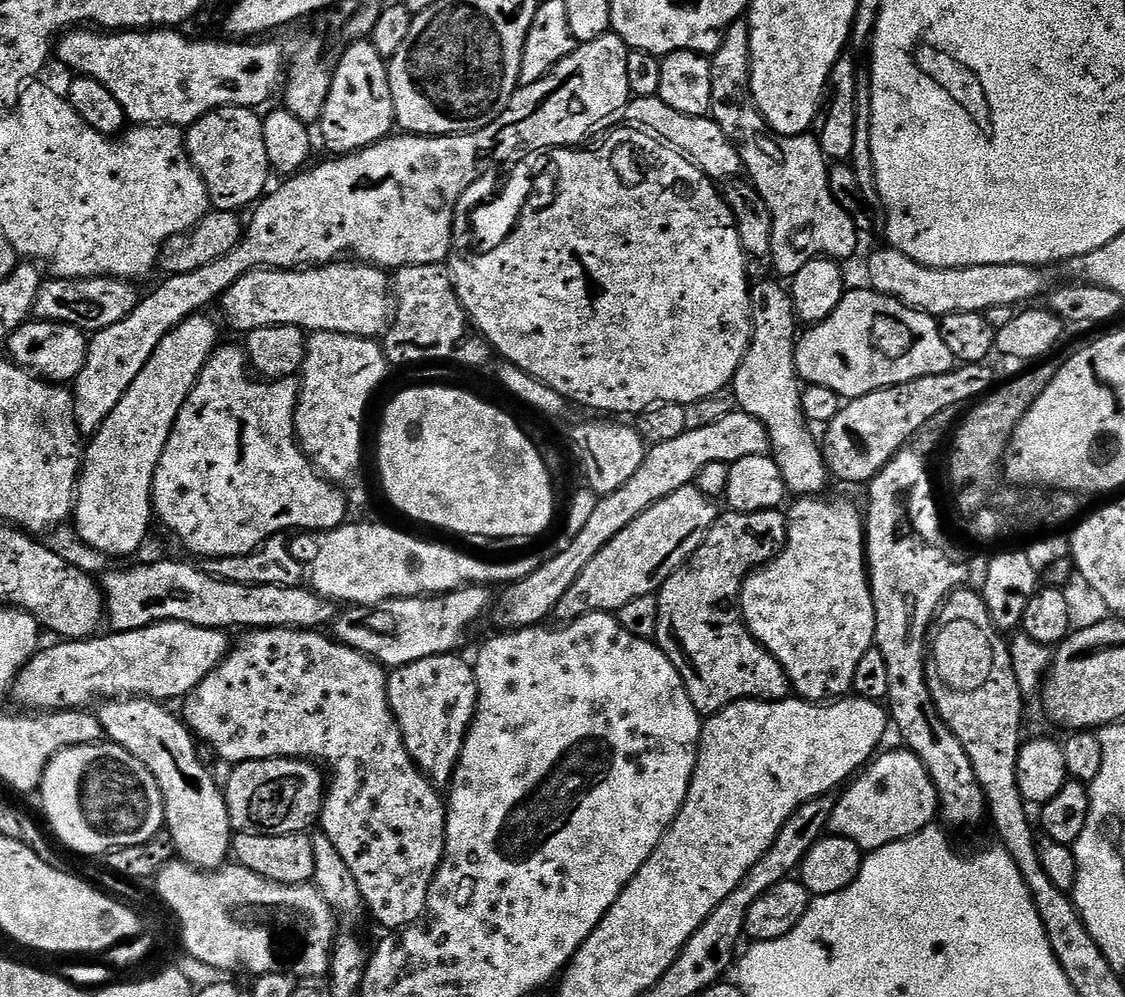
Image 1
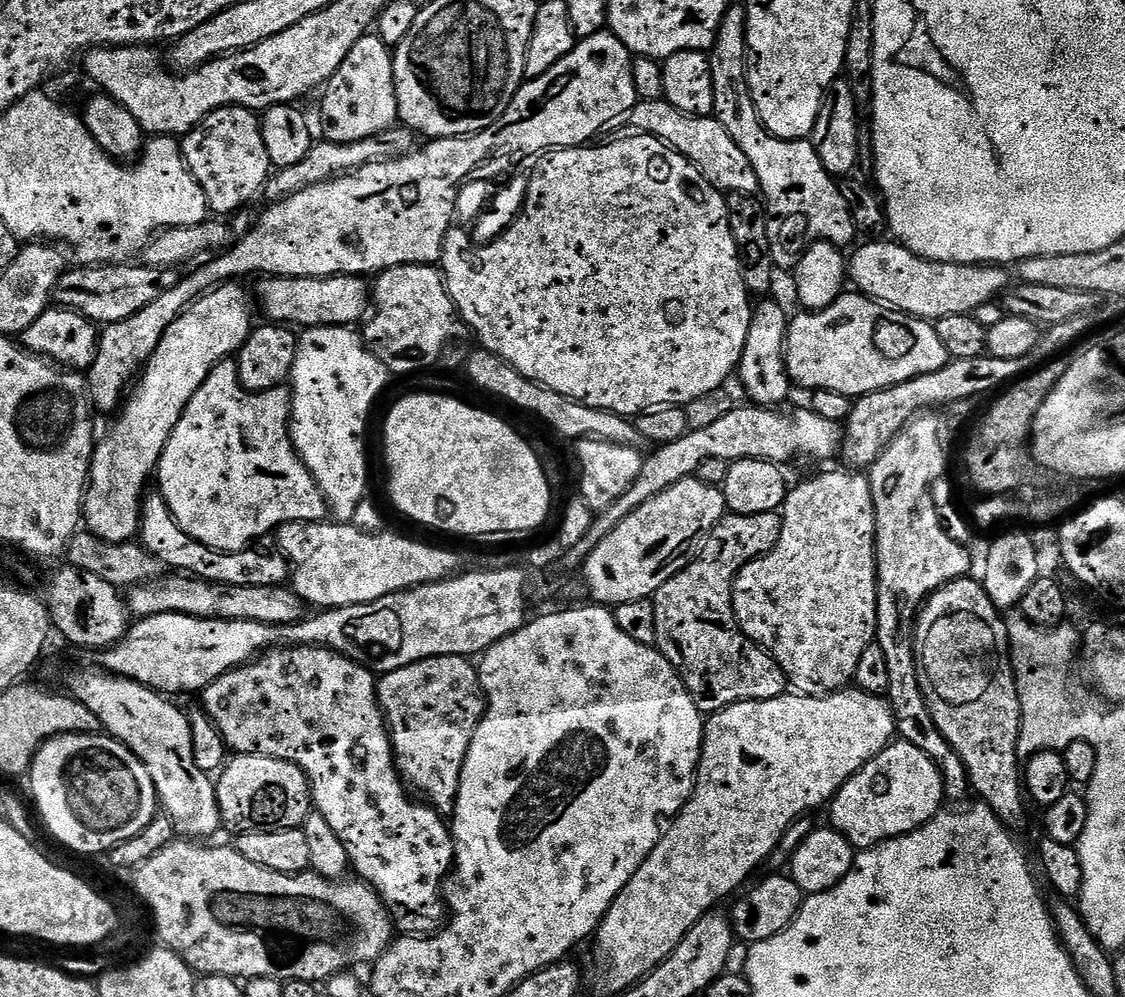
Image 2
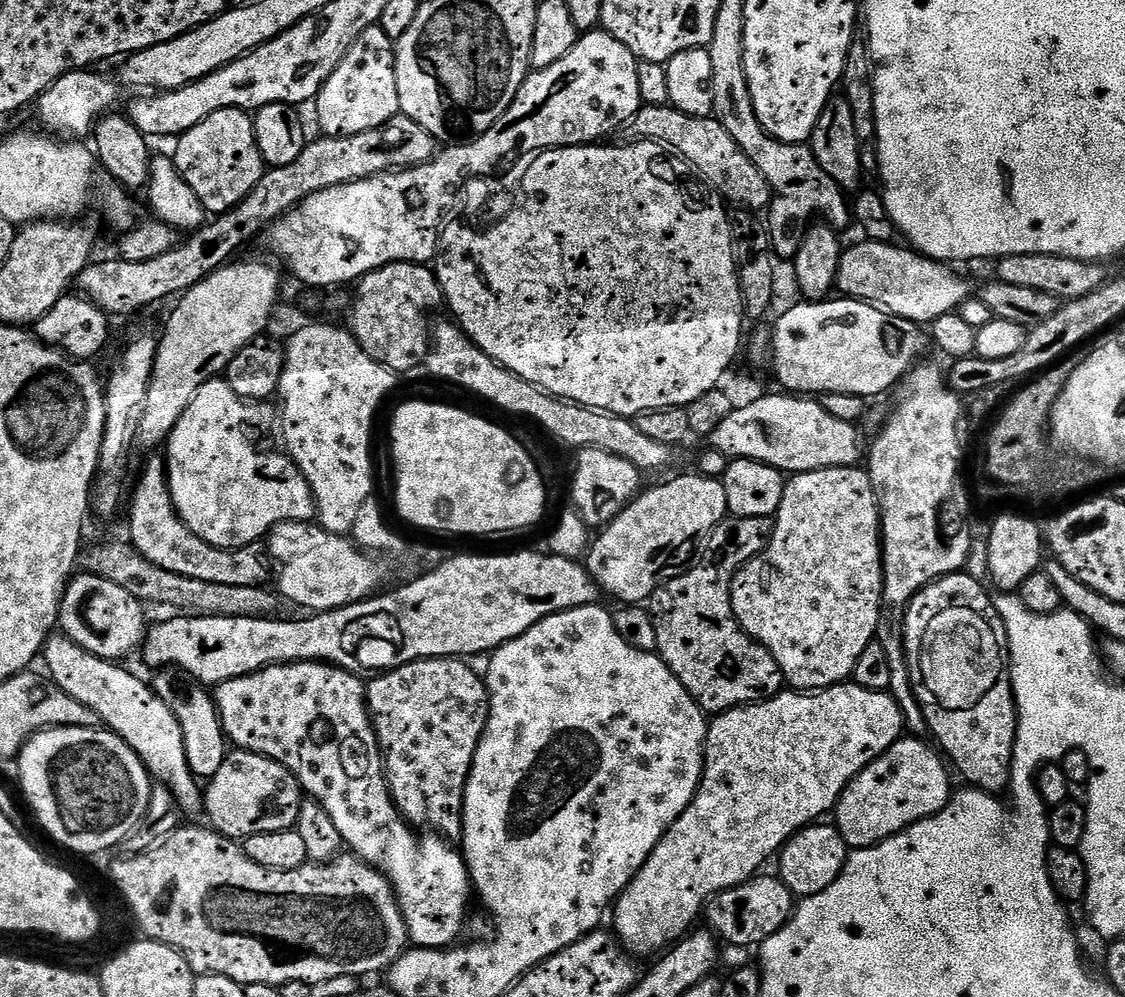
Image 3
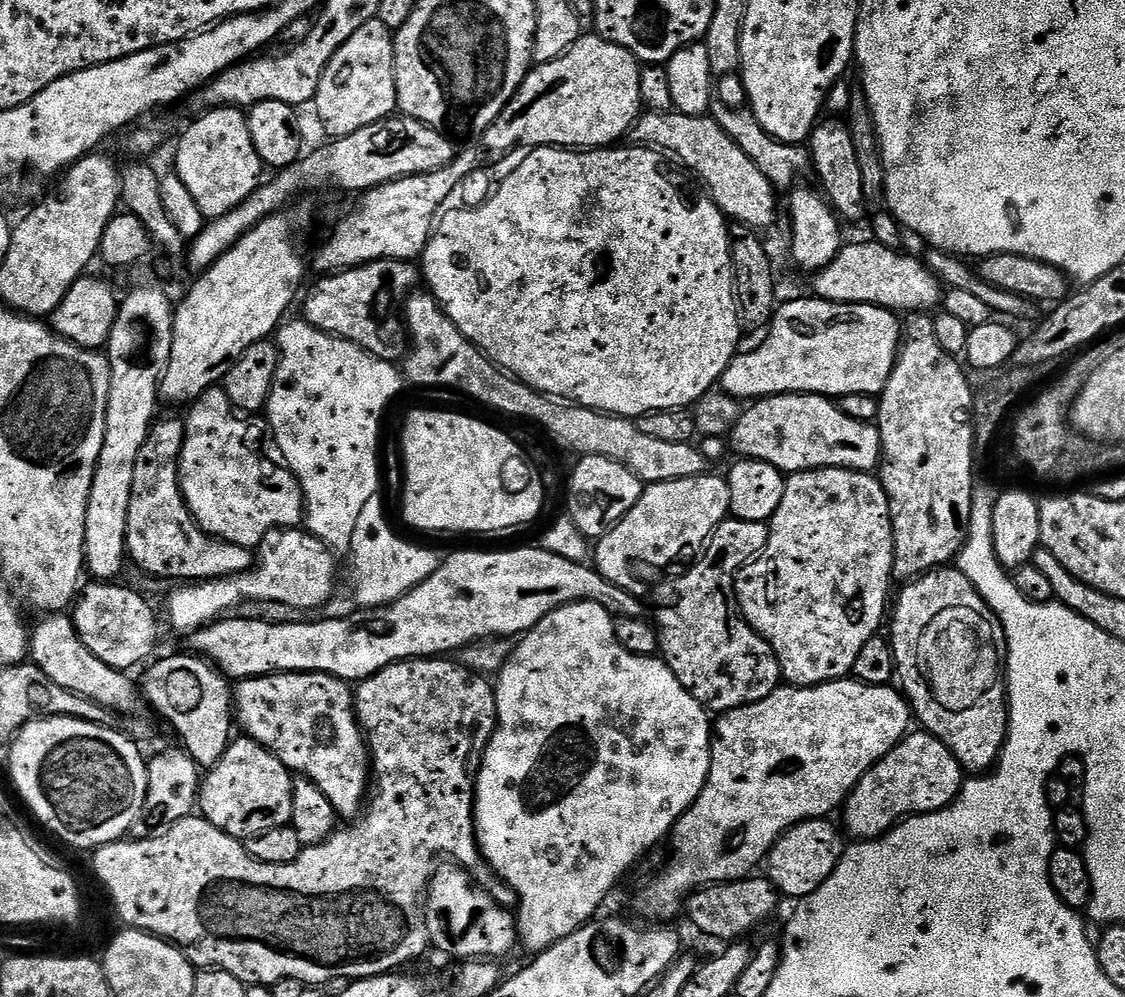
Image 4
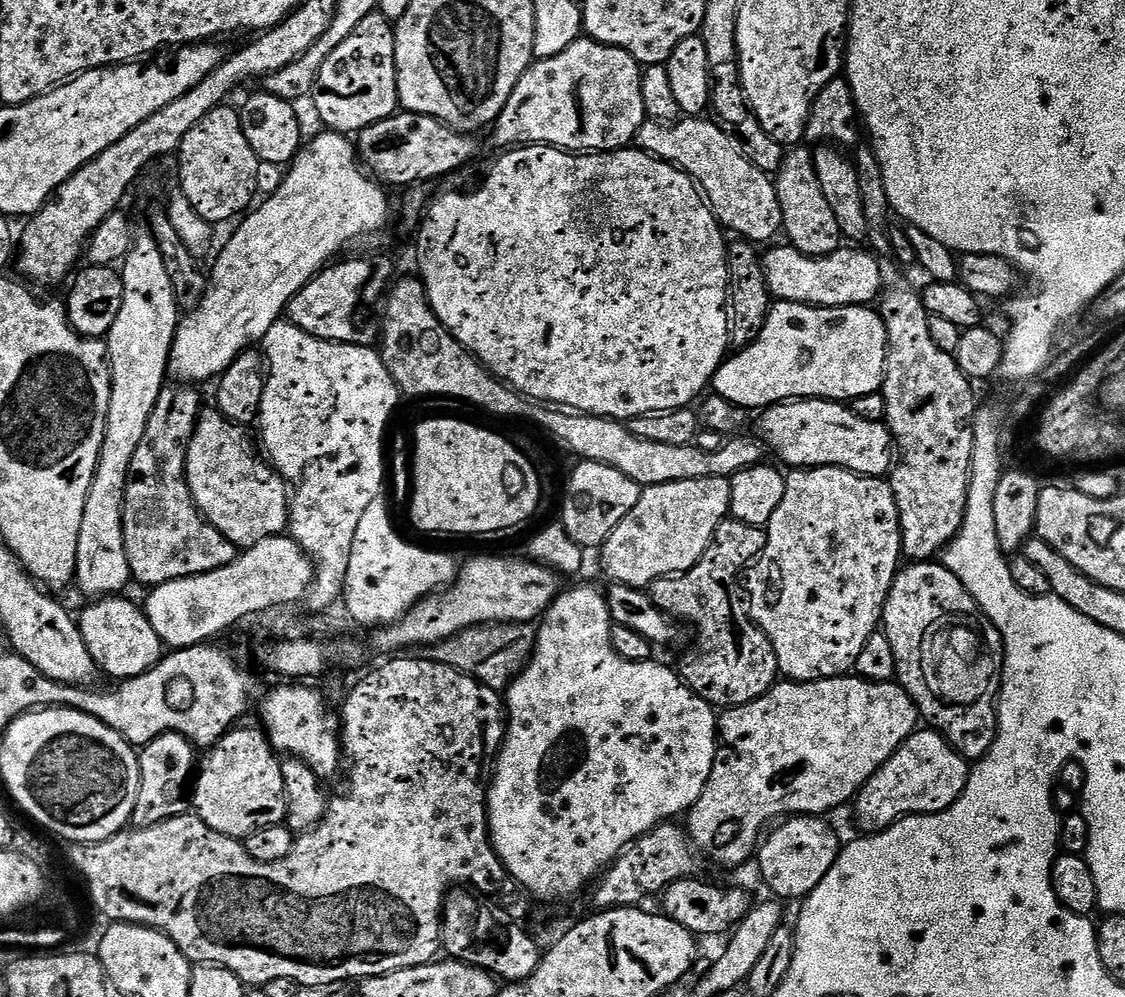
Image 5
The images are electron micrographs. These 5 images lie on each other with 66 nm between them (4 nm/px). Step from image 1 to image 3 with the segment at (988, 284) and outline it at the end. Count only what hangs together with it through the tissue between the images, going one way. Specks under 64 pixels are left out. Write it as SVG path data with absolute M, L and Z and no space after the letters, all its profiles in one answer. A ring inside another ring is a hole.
M865 239L864 244L856 244L853 248L845 247L840 253L840 265L836 275L836 288L841 297L850 300L862 300L866 304L875 304L892 316L901 316L921 326L931 326L942 314L957 311L973 295L971 288L958 273L952 269L951 263L934 260L931 256L922 256L911 247L899 248L896 242L884 243Z

